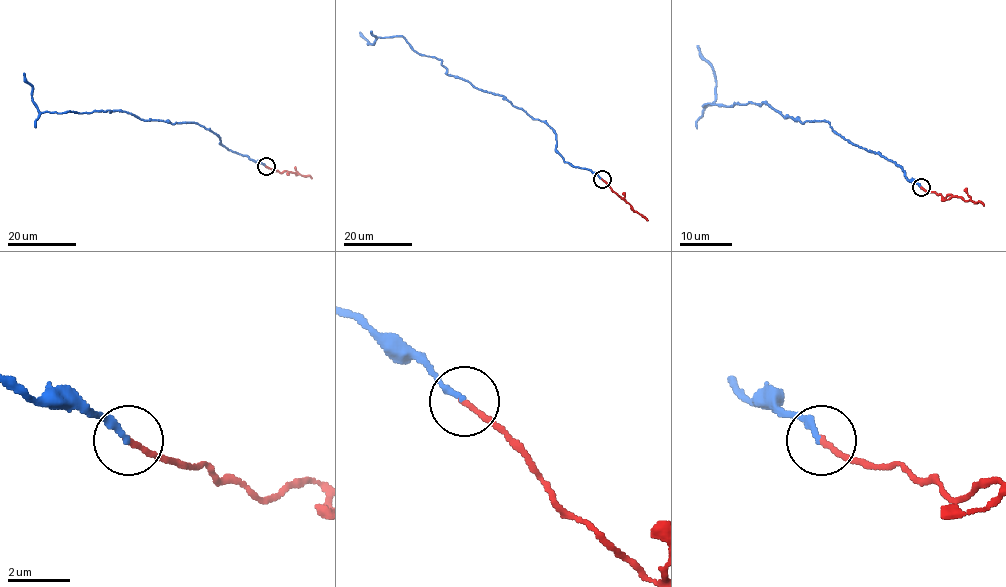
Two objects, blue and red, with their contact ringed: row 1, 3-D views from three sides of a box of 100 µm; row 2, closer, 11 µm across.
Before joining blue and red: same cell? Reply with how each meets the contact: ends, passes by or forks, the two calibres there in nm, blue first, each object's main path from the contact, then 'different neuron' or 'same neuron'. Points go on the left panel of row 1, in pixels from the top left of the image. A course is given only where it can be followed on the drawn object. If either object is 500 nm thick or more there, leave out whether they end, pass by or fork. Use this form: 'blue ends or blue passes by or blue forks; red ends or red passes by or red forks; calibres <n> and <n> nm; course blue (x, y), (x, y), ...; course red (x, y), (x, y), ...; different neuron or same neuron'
blue ends; red ends; calibres 220 and 190 nm; course blue (266, 166), (228, 150), (195, 122), (142, 120), (112, 110), (42, 112), (24, 73); course red (266, 166), (280, 173), (288, 171), (311, 178); same neuron

